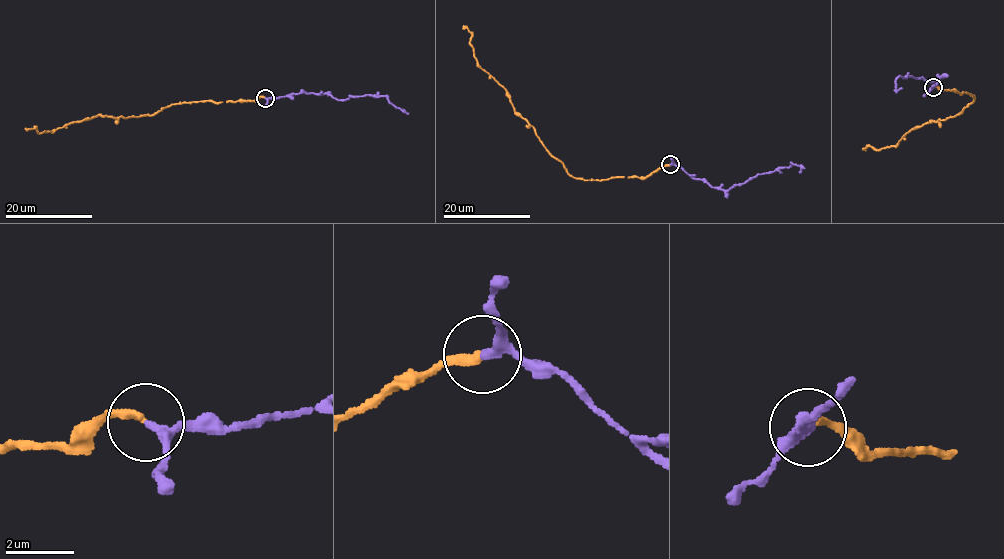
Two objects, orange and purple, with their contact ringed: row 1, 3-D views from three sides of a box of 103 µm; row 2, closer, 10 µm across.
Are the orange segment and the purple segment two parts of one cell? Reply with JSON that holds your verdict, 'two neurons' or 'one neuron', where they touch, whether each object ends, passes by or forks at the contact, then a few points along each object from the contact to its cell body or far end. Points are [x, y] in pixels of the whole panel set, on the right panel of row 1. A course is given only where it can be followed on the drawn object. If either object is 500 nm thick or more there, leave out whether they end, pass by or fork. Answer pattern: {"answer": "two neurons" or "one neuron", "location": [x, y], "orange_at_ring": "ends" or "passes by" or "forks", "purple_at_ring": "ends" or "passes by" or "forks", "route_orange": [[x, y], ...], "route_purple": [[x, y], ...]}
{"answer": "one neuron", "location": [933, 87], "orange_at_ring": "ends", "purple_at_ring": "passes by", "route_orange": [[933, 87], [971, 93], [975, 98], [962, 113], [912, 128], [897, 145], [879, 150], [865, 148]], "route_purple": [[933, 86], [938, 77], [942, 76], [933, 81], [899, 76], [895, 88], [897, 91], [902, 88]]}

